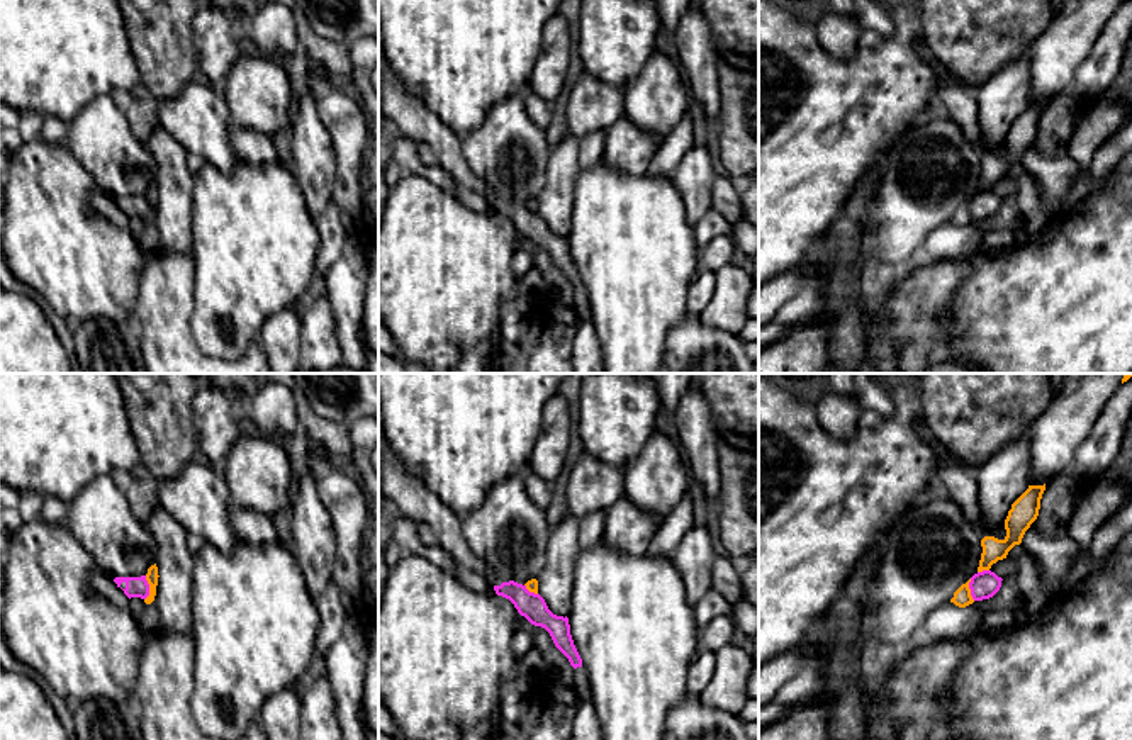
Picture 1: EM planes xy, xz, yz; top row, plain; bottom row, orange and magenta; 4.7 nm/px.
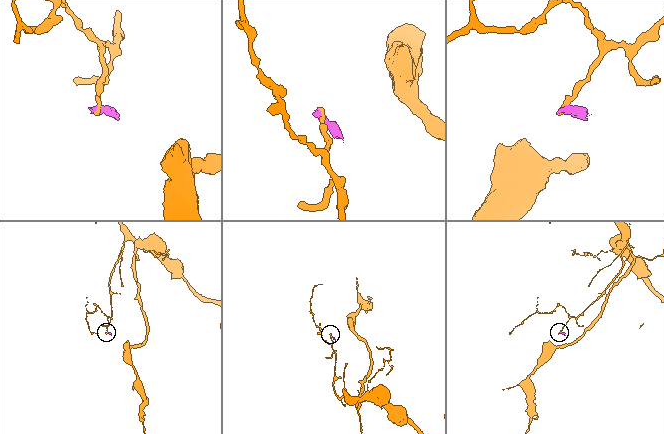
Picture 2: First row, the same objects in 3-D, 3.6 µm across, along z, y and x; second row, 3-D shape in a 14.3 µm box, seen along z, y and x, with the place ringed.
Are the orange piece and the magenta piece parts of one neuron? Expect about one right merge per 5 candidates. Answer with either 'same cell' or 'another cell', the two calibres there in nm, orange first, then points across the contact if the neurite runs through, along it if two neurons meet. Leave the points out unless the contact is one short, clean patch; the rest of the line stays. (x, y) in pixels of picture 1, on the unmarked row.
another cell; 60 nm thick on the orange side, 100 nm on the other; border along xy (146, 196), (148, 216), (145, 219)

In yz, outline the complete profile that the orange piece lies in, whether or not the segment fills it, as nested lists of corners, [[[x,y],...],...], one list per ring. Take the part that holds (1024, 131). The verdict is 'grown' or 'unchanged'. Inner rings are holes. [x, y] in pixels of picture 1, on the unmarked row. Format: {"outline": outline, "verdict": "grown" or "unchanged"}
{"outline": [[[1045,104],[1028,105],[1028,109],[1012,124],[1005,139],[1006,156],[1003,160],[995,156],[984,156],[981,160],[983,173],[978,192],[989,190],[993,183],[1006,178],[1015,165],[1022,163],[1025,151],[1039,136],[1044,110]]], "verdict": "unchanged"}

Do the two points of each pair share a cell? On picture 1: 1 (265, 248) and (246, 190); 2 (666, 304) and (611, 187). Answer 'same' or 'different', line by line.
1: same
2: same

